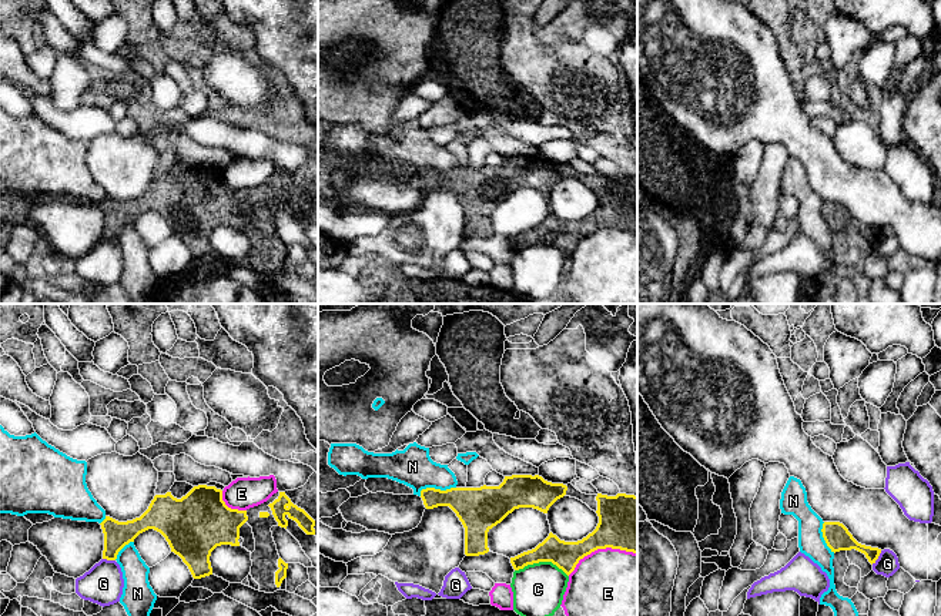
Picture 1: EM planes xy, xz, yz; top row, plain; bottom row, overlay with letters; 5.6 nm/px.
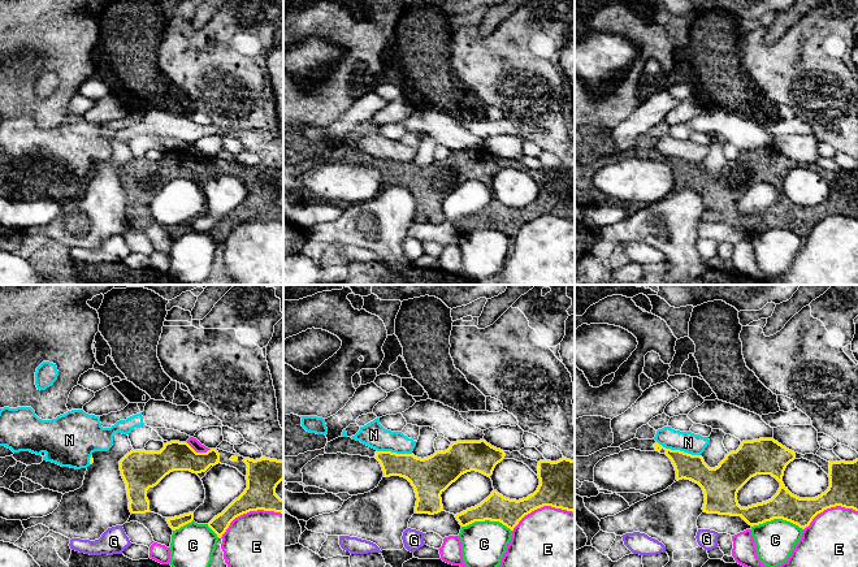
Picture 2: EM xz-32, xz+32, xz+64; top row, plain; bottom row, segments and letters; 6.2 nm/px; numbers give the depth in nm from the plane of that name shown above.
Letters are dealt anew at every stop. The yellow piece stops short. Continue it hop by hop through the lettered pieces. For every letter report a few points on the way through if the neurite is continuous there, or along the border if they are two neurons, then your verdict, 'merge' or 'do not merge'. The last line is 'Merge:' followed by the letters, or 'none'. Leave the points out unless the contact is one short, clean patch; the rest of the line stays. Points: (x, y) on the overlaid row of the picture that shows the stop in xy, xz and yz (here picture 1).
C: do not merge
E: do not merge
G: do not merge
N: border along xz (455, 486), (445, 489), (424, 488), (419, 495); do not merge
Merge: none

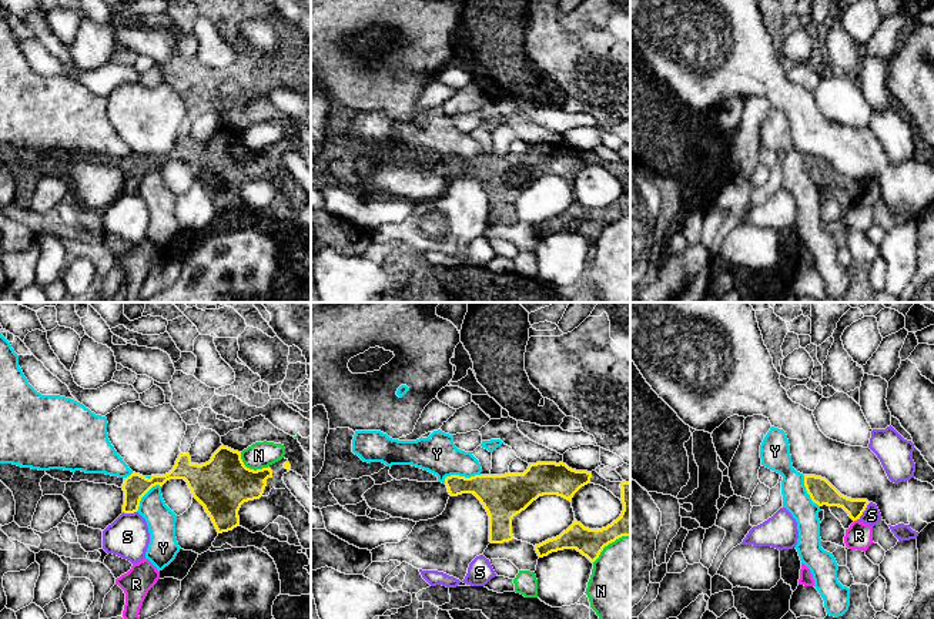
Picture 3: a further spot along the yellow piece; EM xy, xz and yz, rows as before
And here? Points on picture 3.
N: do not merge
R: border along yz (857, 518), (854, 521); do not merge
S: do not merge
Y: border along xz (479, 474), (469, 477), (448, 475), (444, 482); do not merge
Merge: none

